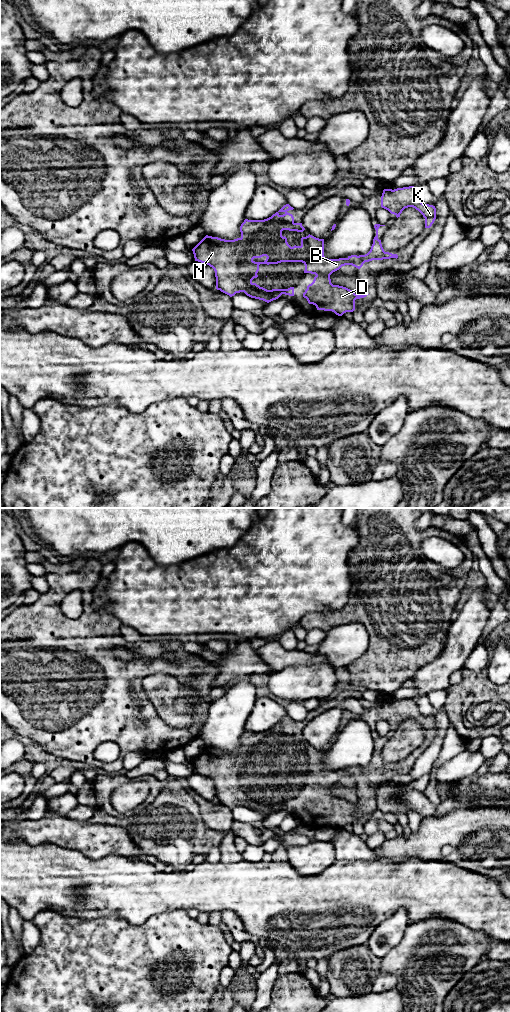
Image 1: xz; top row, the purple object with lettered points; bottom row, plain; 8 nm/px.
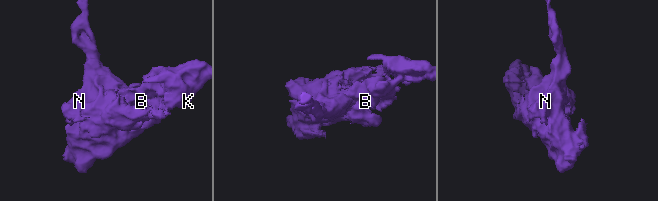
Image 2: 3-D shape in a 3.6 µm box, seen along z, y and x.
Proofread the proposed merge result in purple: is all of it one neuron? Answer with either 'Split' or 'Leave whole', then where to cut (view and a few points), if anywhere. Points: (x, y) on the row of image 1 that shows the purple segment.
Leave whole. No split

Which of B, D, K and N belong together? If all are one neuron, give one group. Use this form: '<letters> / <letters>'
B D K N

